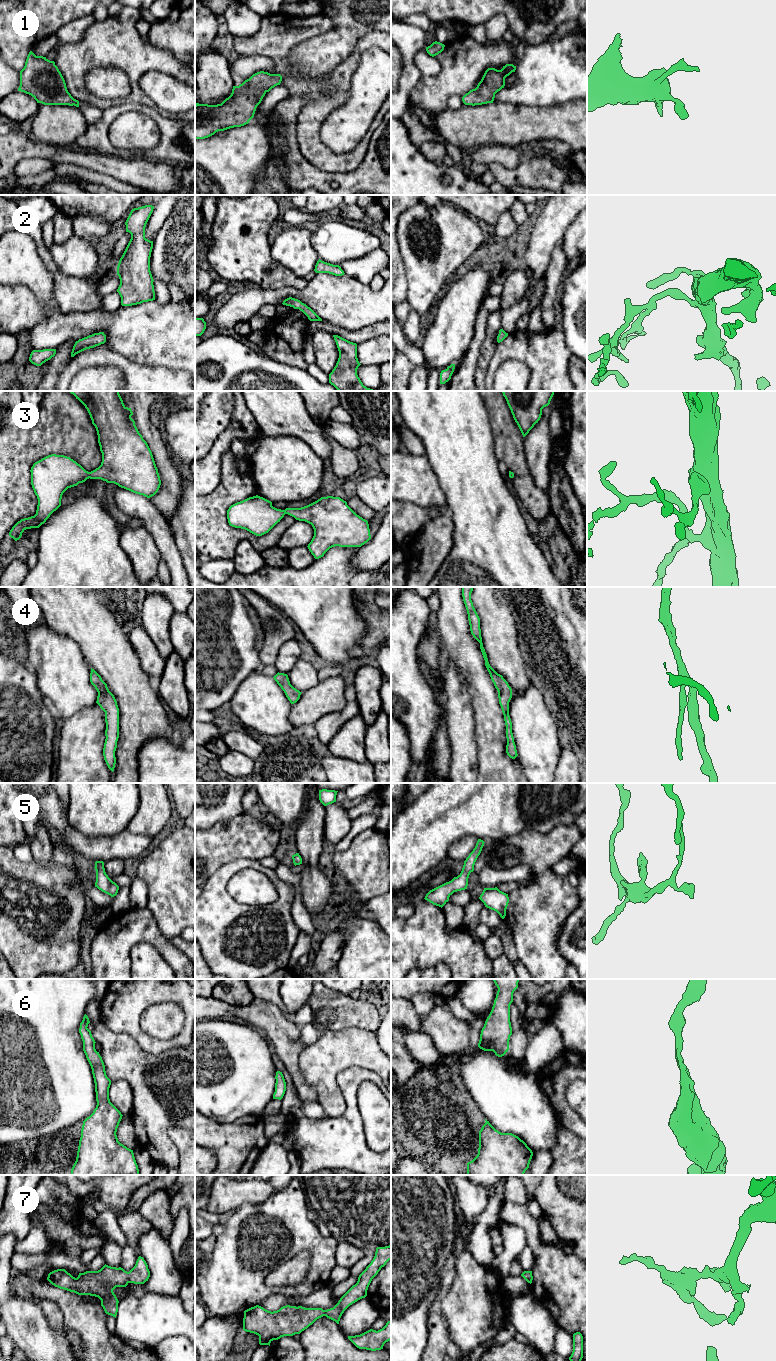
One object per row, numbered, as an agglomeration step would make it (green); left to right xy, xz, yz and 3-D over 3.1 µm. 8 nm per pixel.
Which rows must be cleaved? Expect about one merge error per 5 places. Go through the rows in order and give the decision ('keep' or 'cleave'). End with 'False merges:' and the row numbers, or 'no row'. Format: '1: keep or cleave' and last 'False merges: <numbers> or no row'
1: keep
2: keep
3: keep
4: keep
5: keep
6: keep
7: keep
False merges: no row

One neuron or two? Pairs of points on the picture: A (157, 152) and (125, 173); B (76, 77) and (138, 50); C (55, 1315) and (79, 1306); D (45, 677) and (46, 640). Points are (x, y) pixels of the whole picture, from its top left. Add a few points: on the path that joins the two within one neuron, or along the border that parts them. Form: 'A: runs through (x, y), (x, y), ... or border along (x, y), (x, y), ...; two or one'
A: border along (148, 154), (153, 159), (172, 163); two
B: runs through (89, 61), (100, 50), (122, 50); one
C: border along (42, 1299), (58, 1307), (63, 1324), (74, 1333); two
D: runs through (46, 668), (46, 649); one

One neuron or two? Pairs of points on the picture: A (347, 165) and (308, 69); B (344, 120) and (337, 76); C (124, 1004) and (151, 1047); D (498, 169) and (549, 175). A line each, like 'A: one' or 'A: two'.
A: two
B: two
C: one
D: one

